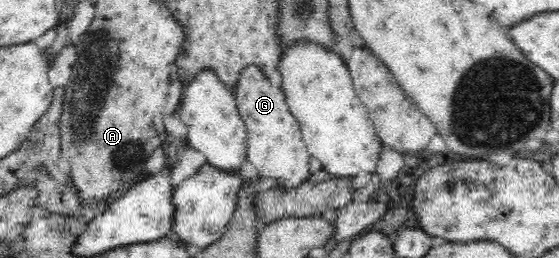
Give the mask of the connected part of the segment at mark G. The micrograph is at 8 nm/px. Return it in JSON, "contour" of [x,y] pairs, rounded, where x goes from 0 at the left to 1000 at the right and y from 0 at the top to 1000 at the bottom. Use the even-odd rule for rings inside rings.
{"contour":[[[449,244],[435,264],[428,322],[419,337],[419,368],[424,384],[424,415],[429,450],[442,492],[442,609],[467,690],[481,690],[492,705],[492,725],[530,729],[547,702],[556,678],[553,663],[553,609],[556,605],[542,531],[533,469],[524,453],[512,403],[510,368],[501,333],[488,329],[467,279],[467,264]]]}

